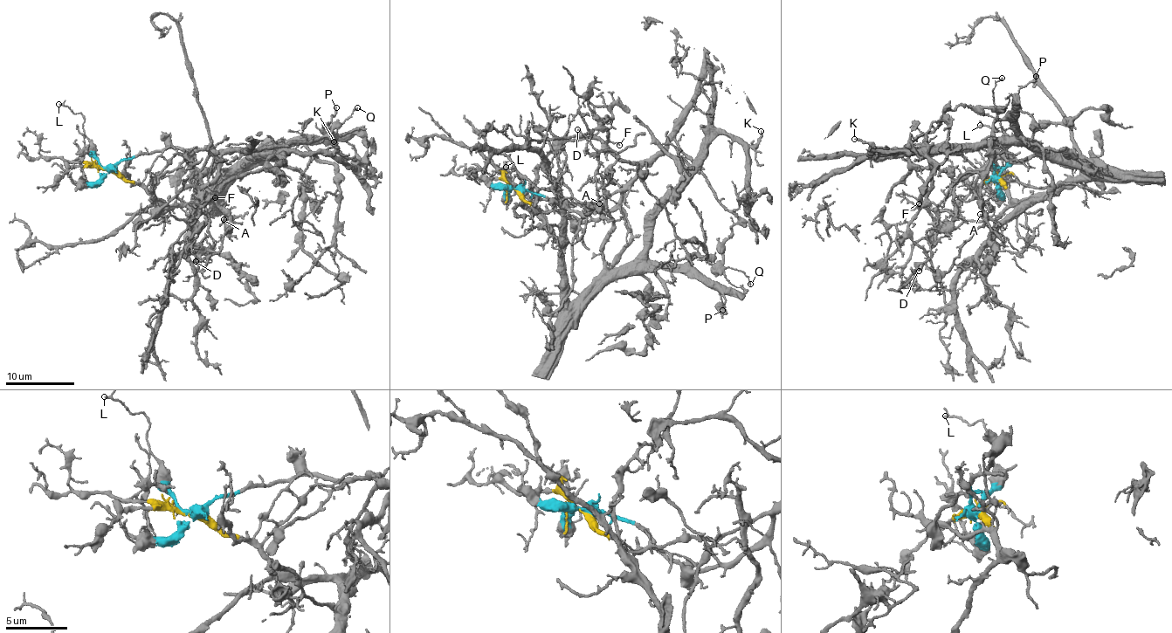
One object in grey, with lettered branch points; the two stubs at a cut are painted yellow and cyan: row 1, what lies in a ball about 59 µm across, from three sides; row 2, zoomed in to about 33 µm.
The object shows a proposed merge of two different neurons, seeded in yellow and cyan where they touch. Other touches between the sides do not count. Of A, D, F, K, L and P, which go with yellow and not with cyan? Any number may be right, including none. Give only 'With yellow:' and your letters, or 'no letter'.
With yellow: A, D, K, P

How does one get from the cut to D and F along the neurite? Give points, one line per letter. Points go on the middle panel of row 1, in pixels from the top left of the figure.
D: (518, 189), (560, 248), (571, 301), (603, 269), (612, 223), (603, 183), (617, 159), (577, 128)
F: (518, 189), (540, 193), (575, 222), (603, 217), (617, 205), (637, 168), (605, 148), (609, 142), (620, 145)

